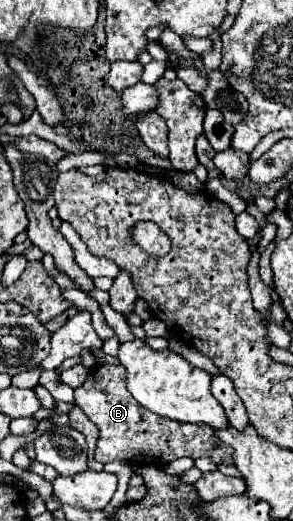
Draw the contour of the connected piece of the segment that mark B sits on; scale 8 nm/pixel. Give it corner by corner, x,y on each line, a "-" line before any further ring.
101,364
89,370
87,380
83,382
83,386
75,388
75,404
85,412
85,416
99,428
99,440
97,440
97,450
95,450
95,460
101,464
113,462
113,460
129,460
129,462
143,462
143,464
153,464
153,466
167,466
169,462
189,456
189,458
209,458
215,464
233,464
233,448
223,444
211,426
207,424
183,424
183,422
175,422
175,420
167,420
163,416
155,416
153,412
147,412
147,408
143,408
127,390
127,376
125,376
125,368
123,364

